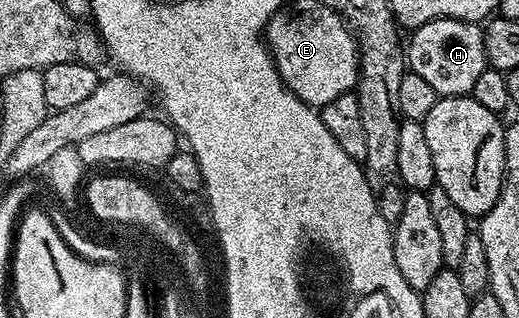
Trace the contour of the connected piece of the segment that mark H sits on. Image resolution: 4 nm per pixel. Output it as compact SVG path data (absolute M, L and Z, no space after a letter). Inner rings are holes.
M442 17L433 19L425 23L421 28L414 30L410 34L411 42L408 40L405 45L405 61L409 66L410 72L421 75L429 87L439 97L461 97L470 94L473 83L477 83L481 71L489 68L487 56L485 55L485 43L483 42L483 30L474 21L458 21Z

